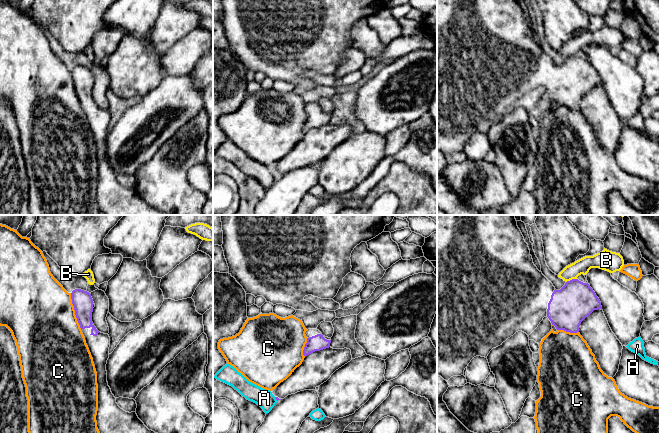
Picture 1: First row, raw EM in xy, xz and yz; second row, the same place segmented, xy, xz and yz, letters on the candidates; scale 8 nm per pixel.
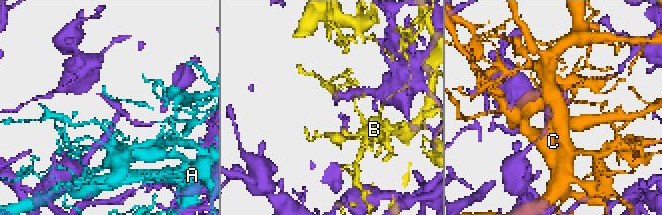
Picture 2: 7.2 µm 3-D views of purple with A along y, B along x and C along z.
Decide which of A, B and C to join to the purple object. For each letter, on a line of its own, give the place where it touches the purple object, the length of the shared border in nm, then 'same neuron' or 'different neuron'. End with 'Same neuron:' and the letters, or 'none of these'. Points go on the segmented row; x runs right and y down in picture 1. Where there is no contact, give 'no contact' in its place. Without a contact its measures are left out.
A: contact xz (276, 399); length 40 nm; different neuron
B: contact yz (572, 279); length 90 nm; different neuron
C: contact xy (75, 312); length 320 nm; different neuron
Same neuron: none of these

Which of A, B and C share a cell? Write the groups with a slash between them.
A / B / C

